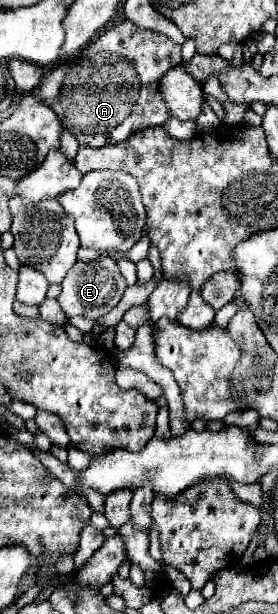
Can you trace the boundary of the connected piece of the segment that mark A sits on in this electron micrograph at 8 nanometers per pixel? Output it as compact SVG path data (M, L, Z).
M126 18L116 26L108 28L106 32L102 32L96 40L92 40L86 48L82 48L76 56L72 56L64 64L46 70L40 88L34 90L34 96L44 100L58 114L64 128L72 132L80 144L100 148L106 144L126 140L138 130L162 126L170 118L170 112L160 92L160 78L178 64L182 64L182 52L174 40L170 40L160 32L138 28L134 22Z

